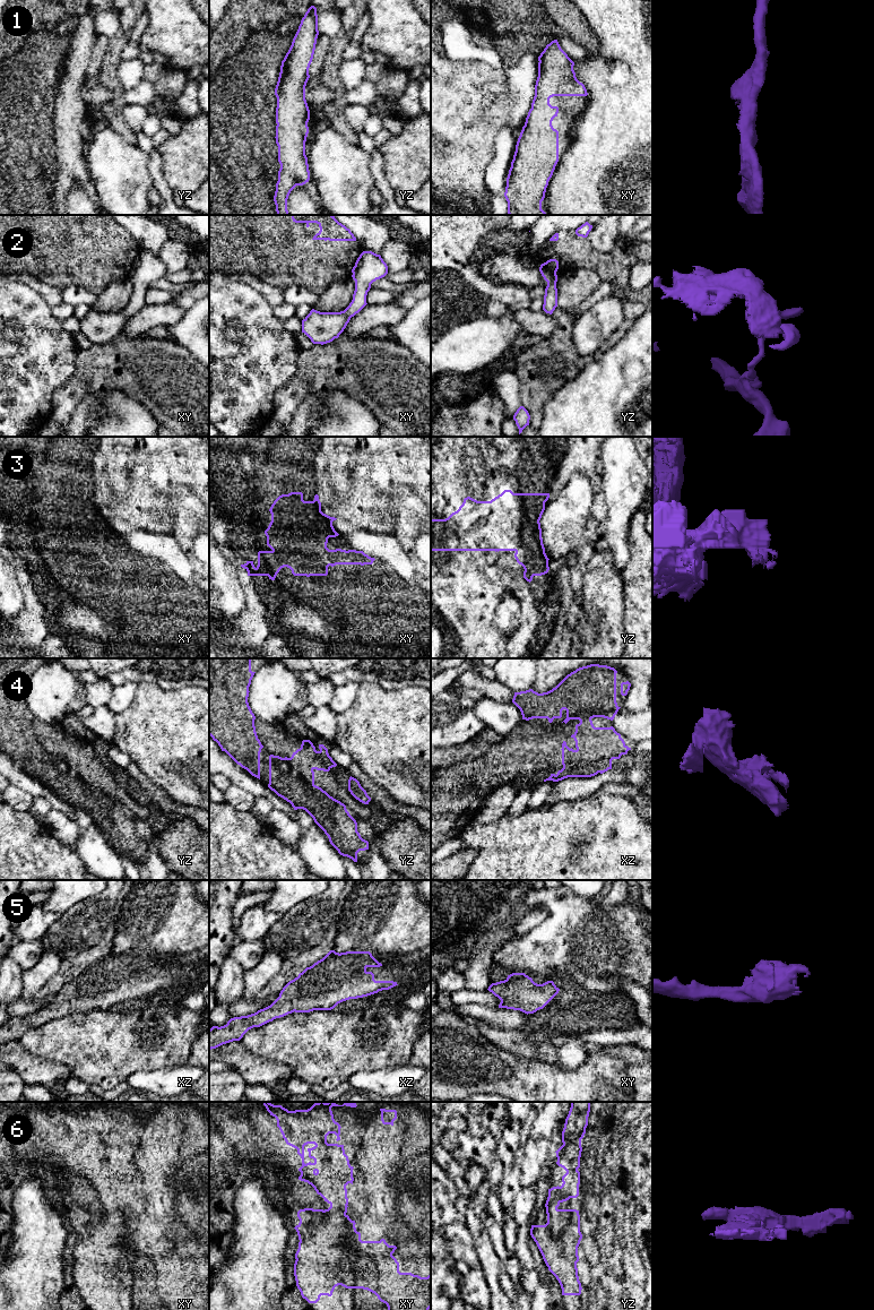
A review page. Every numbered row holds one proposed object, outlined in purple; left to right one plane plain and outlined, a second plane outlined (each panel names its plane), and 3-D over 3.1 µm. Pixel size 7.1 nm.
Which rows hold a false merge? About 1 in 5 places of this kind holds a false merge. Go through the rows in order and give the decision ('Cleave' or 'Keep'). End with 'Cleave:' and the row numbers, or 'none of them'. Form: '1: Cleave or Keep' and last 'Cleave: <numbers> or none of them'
1: Keep
2: Cleave
3: Keep
4: Keep
5: Keep
6: Keep
Cleave: 2

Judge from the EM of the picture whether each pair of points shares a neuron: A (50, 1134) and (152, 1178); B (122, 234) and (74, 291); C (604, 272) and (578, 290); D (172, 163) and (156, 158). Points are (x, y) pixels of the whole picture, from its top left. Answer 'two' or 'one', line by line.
A: one
B: two
C: two
D: two

